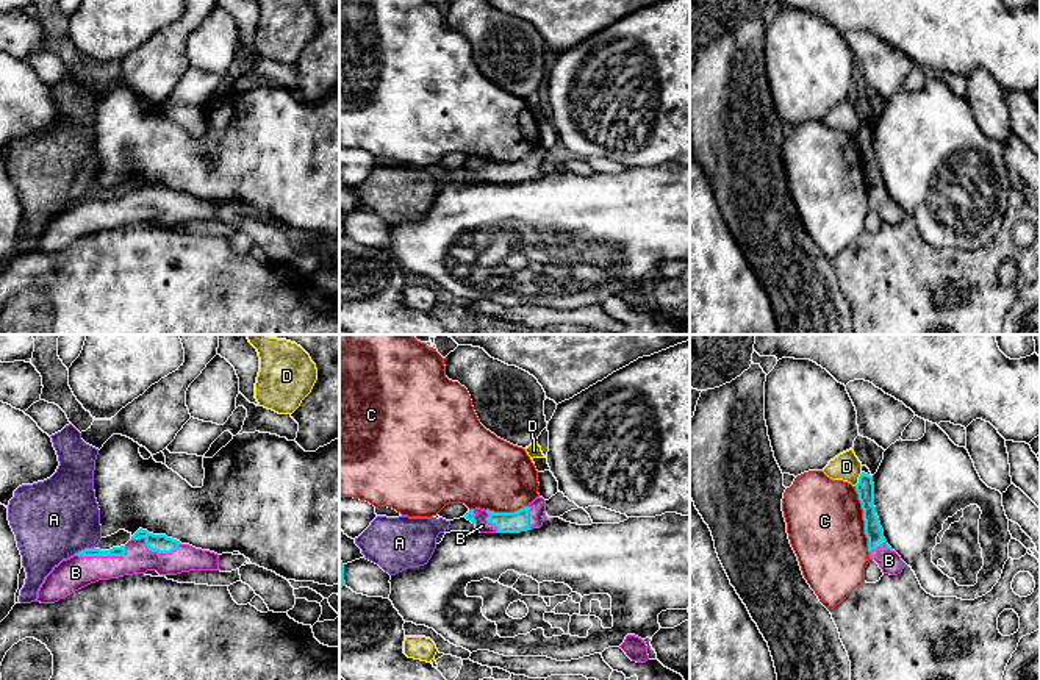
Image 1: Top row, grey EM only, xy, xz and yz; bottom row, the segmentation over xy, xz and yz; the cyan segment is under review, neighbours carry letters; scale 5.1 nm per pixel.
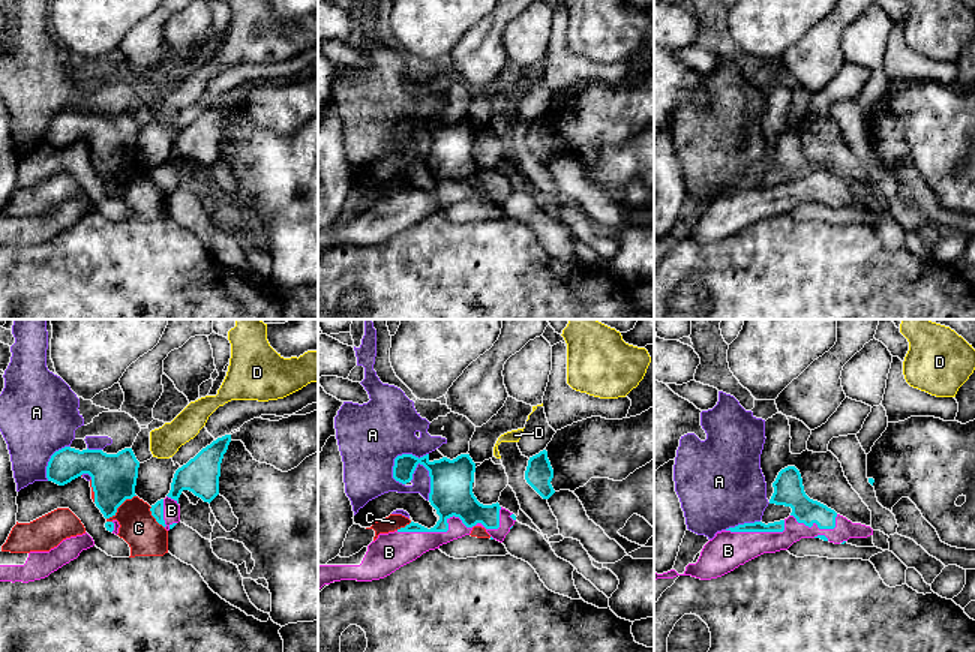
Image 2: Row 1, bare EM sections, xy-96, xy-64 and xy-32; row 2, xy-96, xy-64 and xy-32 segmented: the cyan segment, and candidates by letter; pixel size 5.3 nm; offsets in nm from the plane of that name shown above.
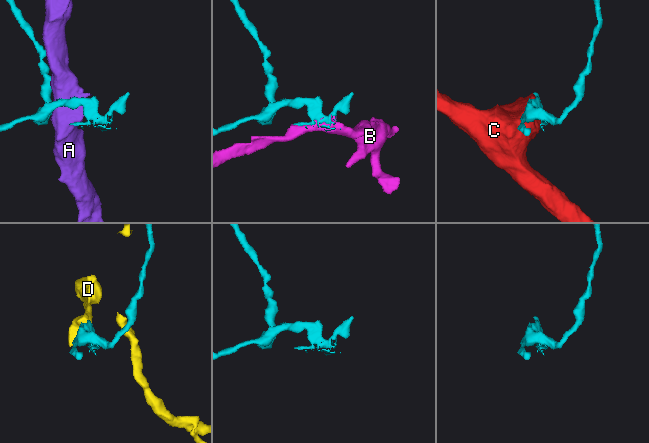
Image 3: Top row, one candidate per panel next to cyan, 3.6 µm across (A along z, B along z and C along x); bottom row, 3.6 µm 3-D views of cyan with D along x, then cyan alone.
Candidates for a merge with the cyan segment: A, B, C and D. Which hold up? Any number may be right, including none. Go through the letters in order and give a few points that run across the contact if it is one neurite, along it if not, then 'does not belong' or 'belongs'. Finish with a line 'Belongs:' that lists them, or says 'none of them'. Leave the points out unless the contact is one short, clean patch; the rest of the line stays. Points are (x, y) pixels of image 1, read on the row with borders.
A: does not belong
B: belongs
C: does not belong
D: yz (862, 472), (854, 485) | does not belong
Belongs: B

